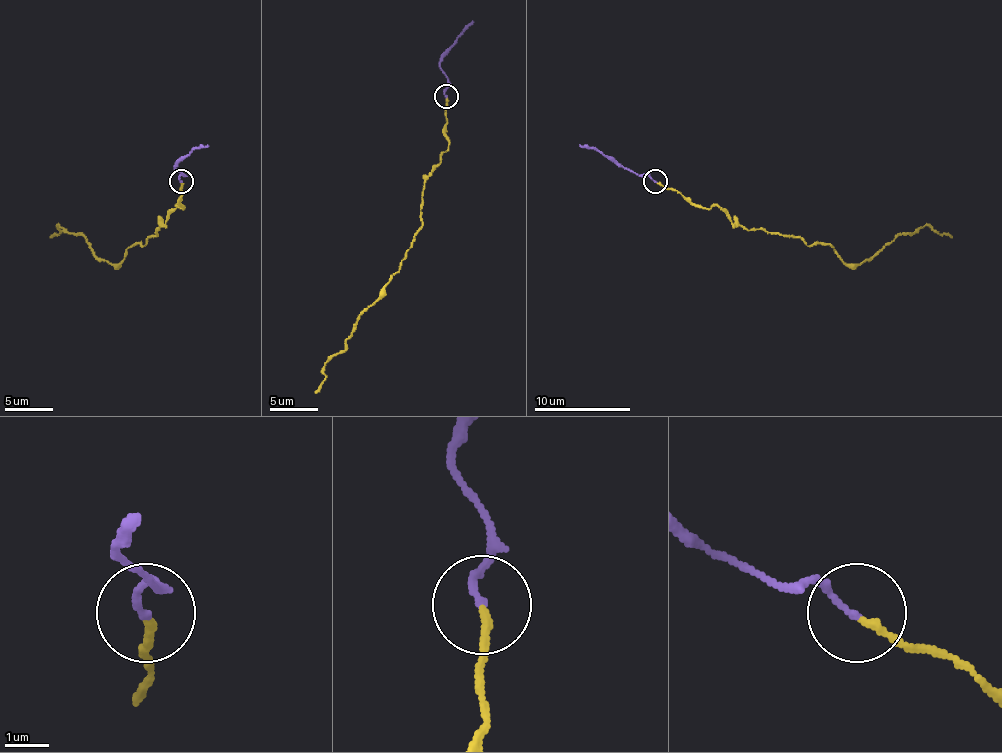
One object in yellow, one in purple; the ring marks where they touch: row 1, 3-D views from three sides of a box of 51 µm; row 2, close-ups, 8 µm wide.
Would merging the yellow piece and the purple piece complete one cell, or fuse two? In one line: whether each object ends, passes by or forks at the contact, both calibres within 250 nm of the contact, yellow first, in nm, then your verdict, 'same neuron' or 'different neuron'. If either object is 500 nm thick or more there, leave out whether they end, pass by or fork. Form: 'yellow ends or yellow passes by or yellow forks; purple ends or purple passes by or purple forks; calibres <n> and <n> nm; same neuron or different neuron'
yellow ends; purple ends; calibres 150 and 150 nm; different neuron

